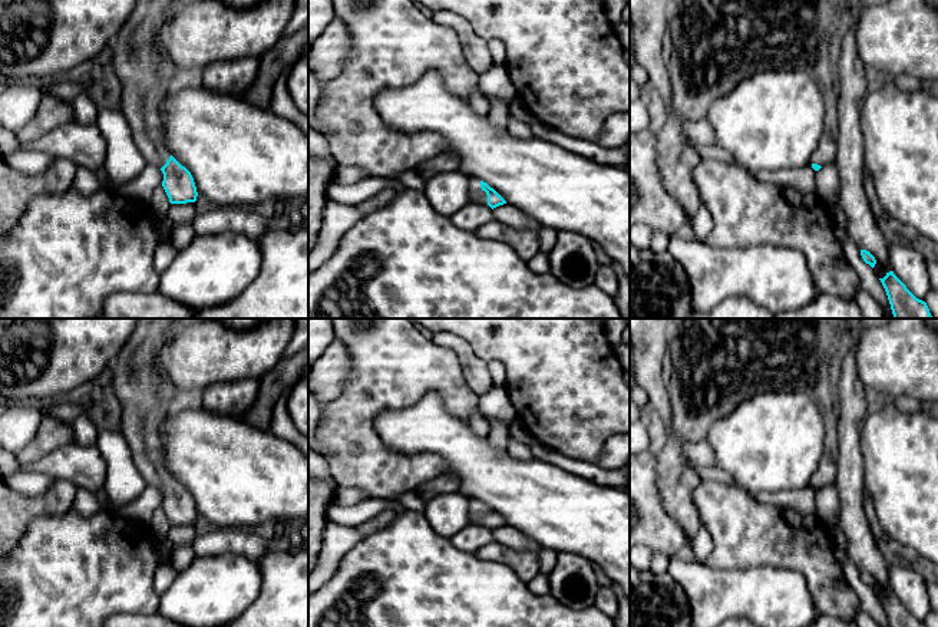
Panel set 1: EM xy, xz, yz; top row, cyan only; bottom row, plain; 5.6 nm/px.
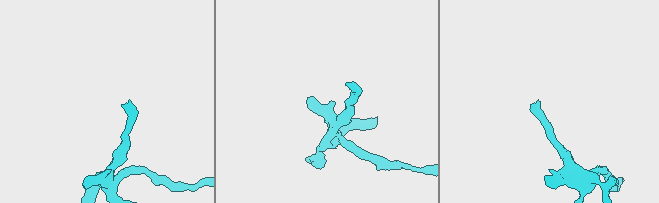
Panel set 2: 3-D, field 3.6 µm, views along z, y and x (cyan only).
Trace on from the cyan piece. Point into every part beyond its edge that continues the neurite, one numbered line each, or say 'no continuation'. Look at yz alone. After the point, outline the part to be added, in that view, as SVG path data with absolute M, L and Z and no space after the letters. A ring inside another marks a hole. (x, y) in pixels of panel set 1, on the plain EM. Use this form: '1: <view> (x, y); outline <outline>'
1: yz (716, 363); outline M676 319L671 323L667 350L671 356L673 372L667 390L676 435L655 455L655 471L661 504L677 519L686 537L694 538L701 524L693 501L693 492L701 479L697 475L697 465L684 458L681 445L686 440L706 440L710 425L733 412L747 397L766 392L806 393L819 406L826 428L825 453L818 472L813 475L812 485L820 488L835 485L839 420L833 409L830 366L838 329L843 321L845 319Z

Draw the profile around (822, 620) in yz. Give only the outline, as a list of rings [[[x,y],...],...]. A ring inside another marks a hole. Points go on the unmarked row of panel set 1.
[[[819,616],[806,627],[858,627],[855,621],[846,621],[833,616]]]

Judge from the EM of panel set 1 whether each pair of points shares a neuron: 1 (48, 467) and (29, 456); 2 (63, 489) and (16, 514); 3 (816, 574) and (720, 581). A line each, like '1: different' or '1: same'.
1: different
2: same
3: different

